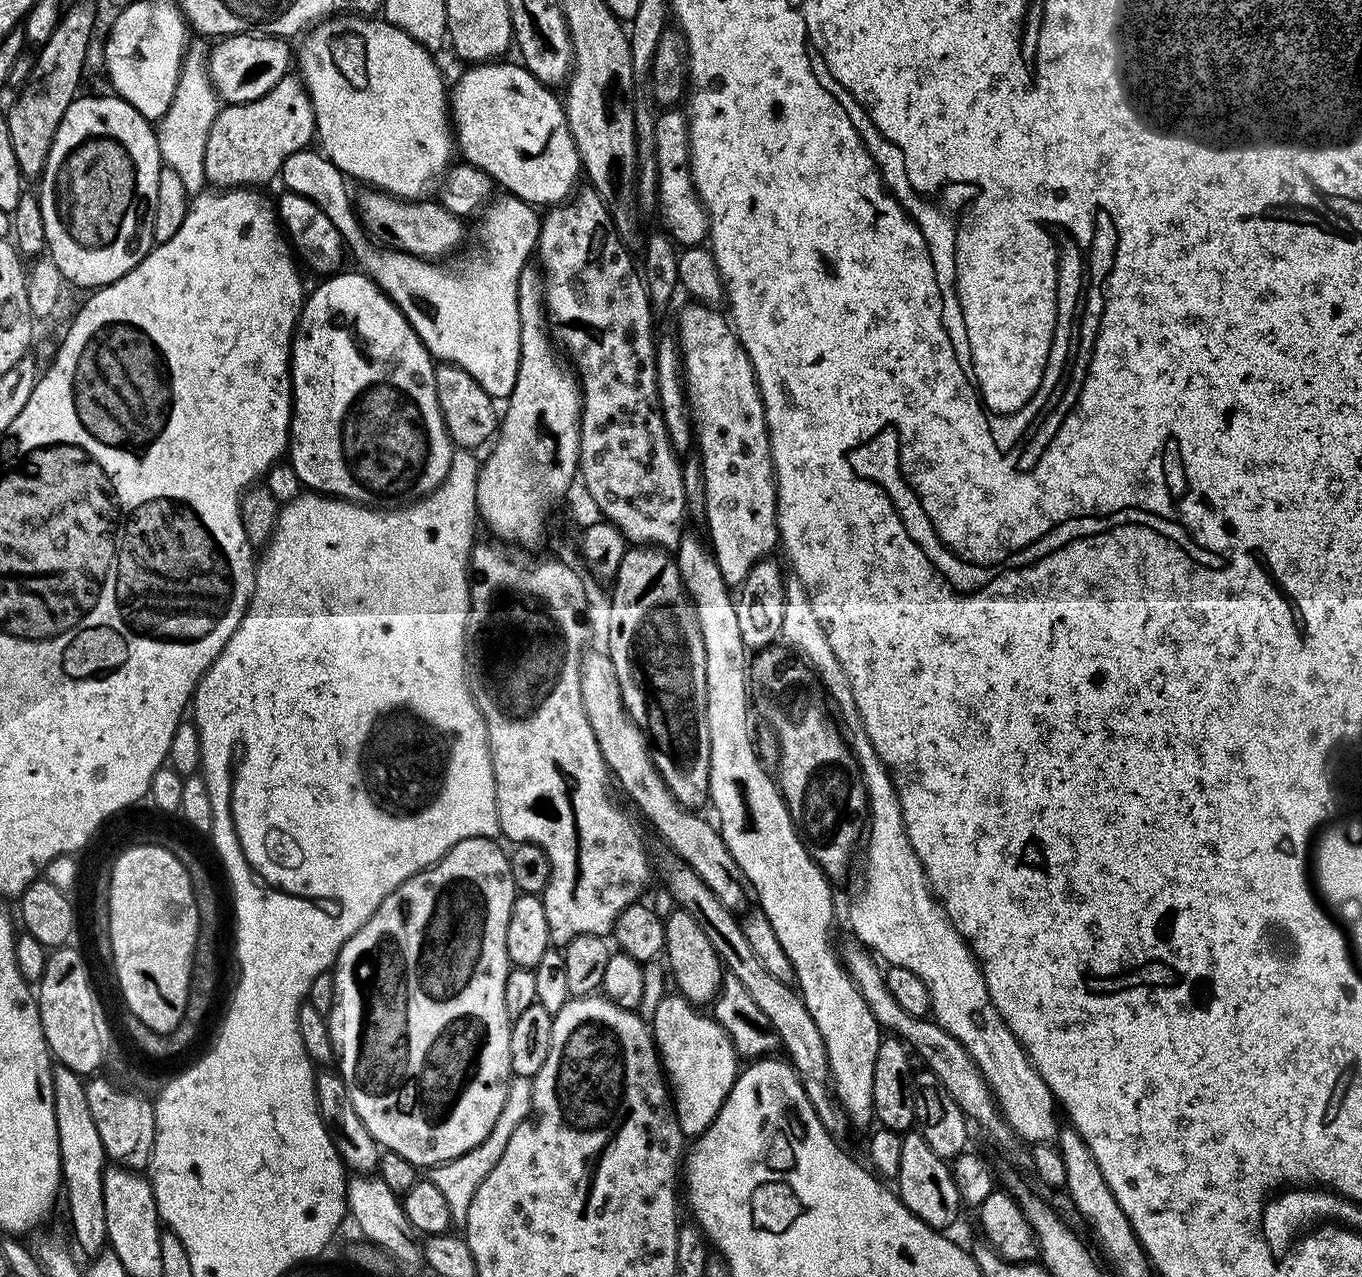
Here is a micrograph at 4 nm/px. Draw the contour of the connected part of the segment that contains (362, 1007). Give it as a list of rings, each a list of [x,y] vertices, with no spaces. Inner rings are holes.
[[[479,836],[478,838],[470,838],[469,840],[458,842],[439,862],[430,868],[425,868],[418,875],[411,876],[405,884],[395,888],[384,899],[382,906],[378,906],[376,913],[344,943],[334,965],[336,1004],[327,1015],[328,1029],[332,1035],[332,1044],[336,1048],[336,1060],[338,1061],[340,1077],[346,1082],[346,1086],[350,1090],[350,1102],[354,1102],[354,1110],[358,1110],[358,1118],[362,1118],[362,1122],[366,1122],[366,1130],[370,1130],[370,1134],[374,1134],[374,1138],[379,1142],[381,1149],[393,1152],[394,1154],[402,1154],[402,1158],[406,1158],[406,1162],[416,1165],[417,1169],[420,1170],[424,1170],[424,1168],[425,1170],[431,1170],[438,1164],[450,1162],[454,1158],[458,1158],[462,1154],[474,1150],[474,1146],[481,1144],[486,1138],[486,1134],[490,1134],[490,1130],[494,1130],[494,1122],[498,1122],[498,1114],[502,1114],[502,1106],[506,1106],[506,1094],[510,1090],[510,1082],[513,1077],[512,1067],[510,1066],[510,1034],[512,1033],[512,1021],[509,1020],[506,1014],[506,974],[510,967],[508,955],[506,954],[506,926],[510,926],[510,910],[516,901],[518,889],[514,878],[510,874],[509,853],[507,851],[503,852],[496,843],[497,841],[495,839],[486,836]]]

